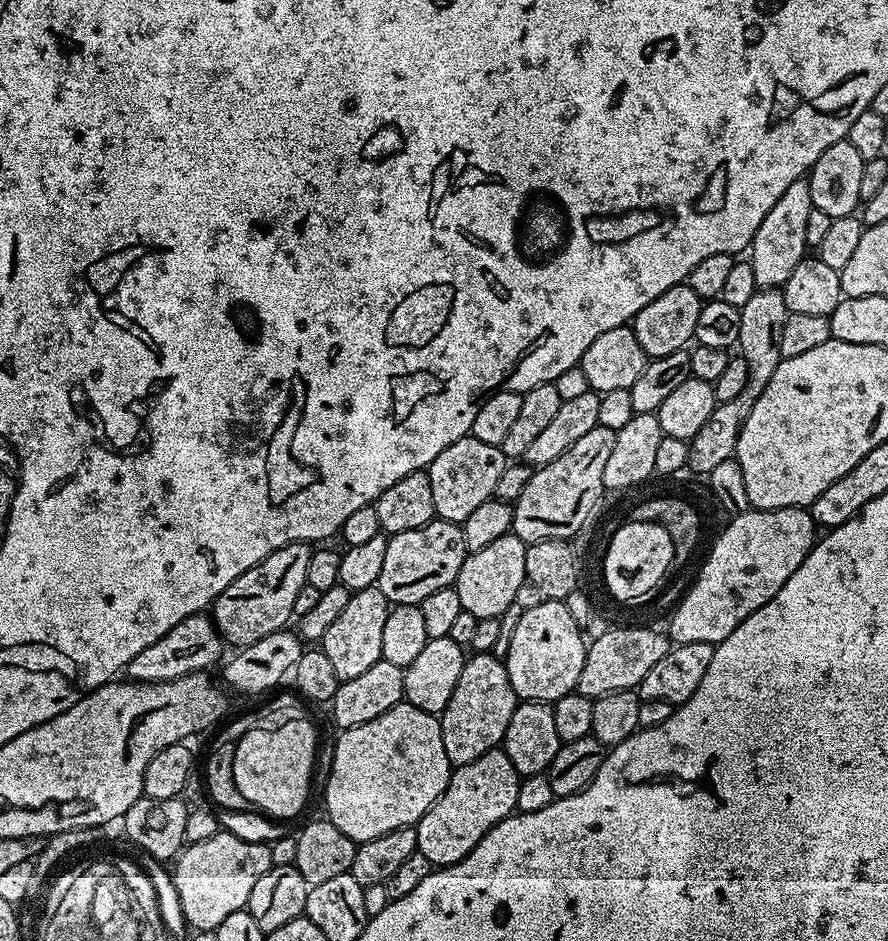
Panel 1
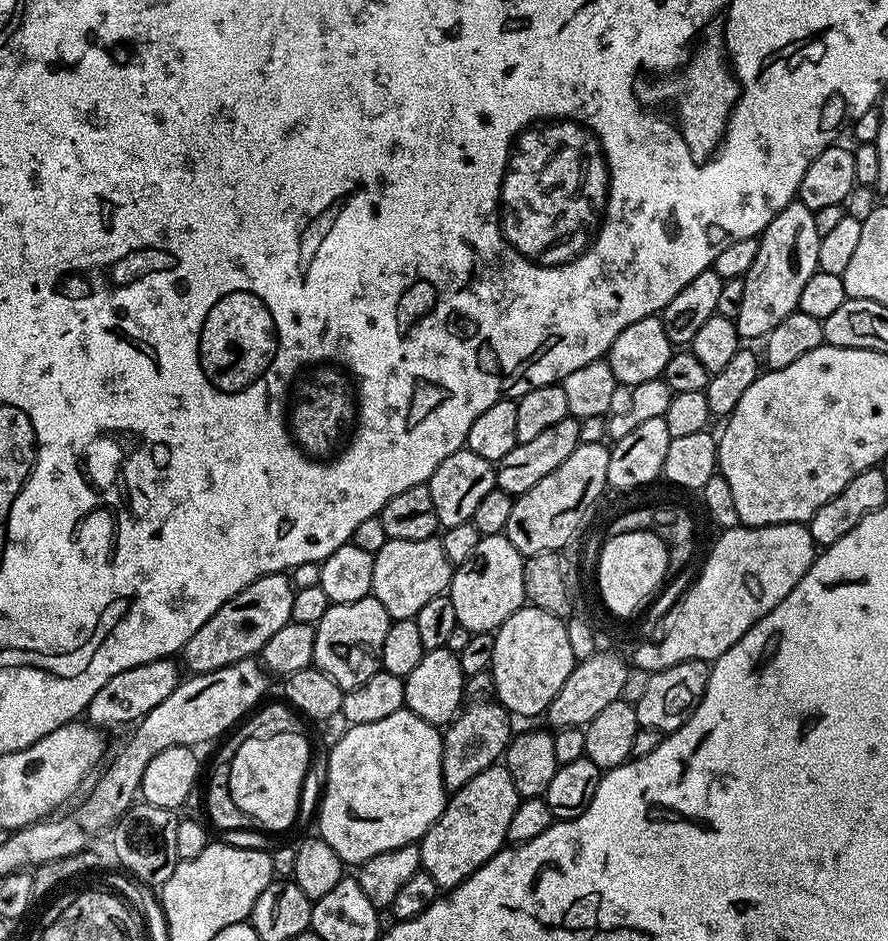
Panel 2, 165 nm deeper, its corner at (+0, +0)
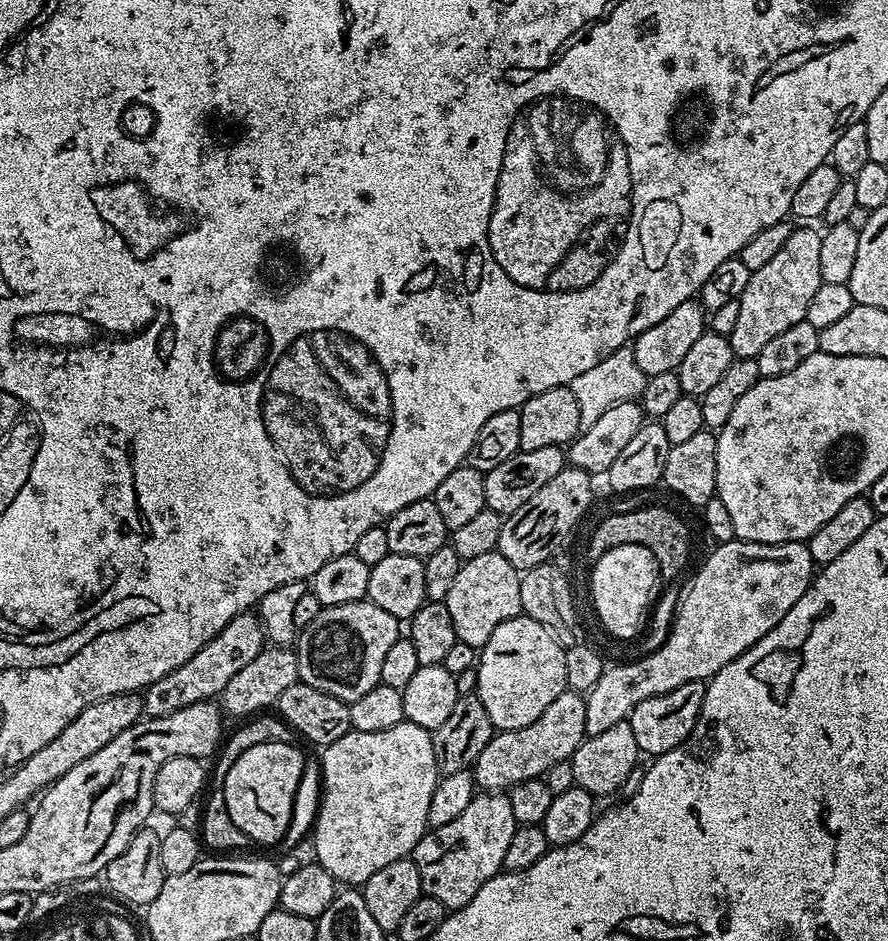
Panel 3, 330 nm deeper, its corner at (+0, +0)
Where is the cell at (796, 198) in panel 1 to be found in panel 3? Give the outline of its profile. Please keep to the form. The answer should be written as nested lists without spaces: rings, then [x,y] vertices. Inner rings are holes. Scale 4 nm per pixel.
[[[812,226],[793,227],[792,233],[778,254],[766,266],[752,273],[746,290],[742,290],[738,306],[738,322],[731,334],[733,357],[755,357],[766,342],[771,342],[782,330],[802,322],[814,290],[821,284],[818,270],[818,253],[822,250],[821,233]]]

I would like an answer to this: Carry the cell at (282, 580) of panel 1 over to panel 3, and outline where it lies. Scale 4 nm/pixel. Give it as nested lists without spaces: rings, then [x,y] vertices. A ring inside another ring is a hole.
[[[255,611],[239,612],[194,658],[190,658],[178,666],[170,674],[158,678],[149,688],[143,689],[144,716],[154,718],[166,718],[166,714],[174,714],[174,710],[182,710],[182,706],[194,706],[194,702],[212,700],[219,697],[224,691],[226,682],[242,670],[242,666],[247,666],[249,662],[254,662],[258,654],[266,647],[266,637],[264,627],[260,625],[260,617]]]

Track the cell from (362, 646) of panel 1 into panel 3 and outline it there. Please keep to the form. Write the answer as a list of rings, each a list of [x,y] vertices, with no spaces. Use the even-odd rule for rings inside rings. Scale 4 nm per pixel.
[[[367,598],[358,602],[346,602],[342,606],[330,606],[329,608],[321,607],[320,612],[314,618],[314,622],[310,622],[310,626],[299,629],[298,635],[294,641],[294,651],[296,653],[296,661],[298,662],[298,674],[300,675],[299,683],[306,686],[314,686],[314,690],[322,690],[326,694],[330,694],[334,698],[351,702],[362,698],[362,694],[366,694],[366,690],[374,690],[374,686],[380,683],[380,675],[382,674],[382,661],[386,659],[386,654],[390,650],[390,646],[394,646],[394,642],[401,639],[402,624],[401,621],[394,618],[394,614],[386,614],[386,610],[382,610],[382,606],[374,606],[374,602]]]

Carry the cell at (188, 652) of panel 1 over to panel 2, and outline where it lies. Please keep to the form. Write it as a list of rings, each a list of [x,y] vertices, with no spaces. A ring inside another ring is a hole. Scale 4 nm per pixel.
[[[172,658],[122,670],[122,674],[114,674],[114,678],[110,678],[110,682],[106,682],[106,686],[102,686],[102,690],[98,690],[94,698],[90,698],[86,709],[87,723],[101,730],[116,728],[119,724],[135,725],[146,714],[150,714],[154,706],[166,702],[166,698],[170,698],[170,694],[174,694],[174,690],[180,685],[181,679],[181,665]]]

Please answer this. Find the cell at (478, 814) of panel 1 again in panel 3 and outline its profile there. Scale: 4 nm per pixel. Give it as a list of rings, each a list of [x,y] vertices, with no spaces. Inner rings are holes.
[[[481,791],[473,796],[470,806],[466,806],[454,822],[425,832],[410,854],[418,866],[421,893],[438,898],[446,910],[466,906],[466,902],[503,869],[506,849],[516,827],[514,810],[510,810],[510,798],[505,793]]]

